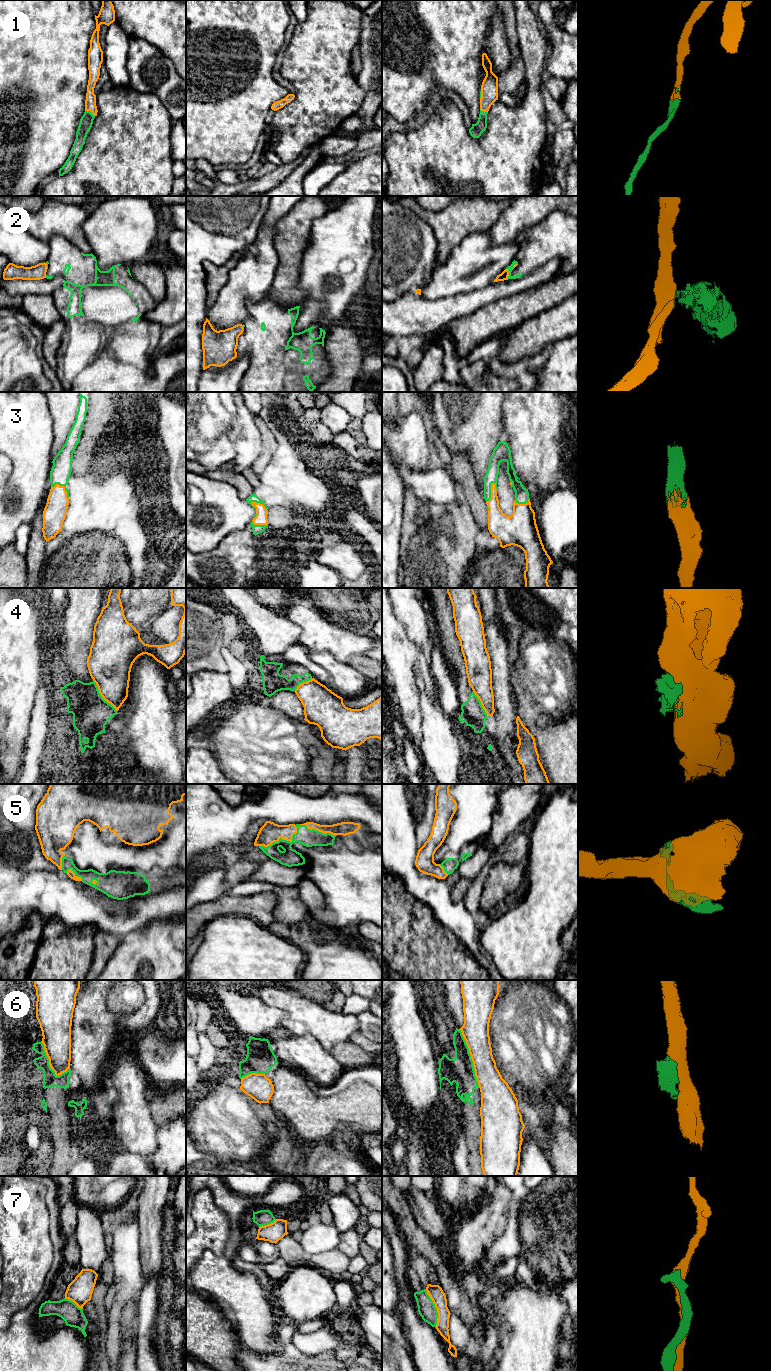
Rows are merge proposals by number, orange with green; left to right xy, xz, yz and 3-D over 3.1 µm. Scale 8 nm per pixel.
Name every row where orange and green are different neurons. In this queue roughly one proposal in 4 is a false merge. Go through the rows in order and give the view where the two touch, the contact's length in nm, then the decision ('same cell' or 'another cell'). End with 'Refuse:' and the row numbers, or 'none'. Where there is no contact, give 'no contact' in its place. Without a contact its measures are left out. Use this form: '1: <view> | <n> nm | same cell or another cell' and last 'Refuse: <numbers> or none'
1: xy | 90 nm | same cell
2: yz | 90 nm | another cell
3: yz | 180 nm | same cell
4: xy | 320 nm | another cell
5: xz | 340 nm | same cell
6: yz | 500 nm | another cell
7: yz | 320 nm | another cell
Refuse: 2, 4, 6, 7

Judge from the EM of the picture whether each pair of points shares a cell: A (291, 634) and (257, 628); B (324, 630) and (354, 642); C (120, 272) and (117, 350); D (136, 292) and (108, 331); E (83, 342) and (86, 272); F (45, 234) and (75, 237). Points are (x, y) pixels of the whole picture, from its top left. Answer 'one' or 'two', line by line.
A: one
B: one
C: one
D: one
E: one
F: one

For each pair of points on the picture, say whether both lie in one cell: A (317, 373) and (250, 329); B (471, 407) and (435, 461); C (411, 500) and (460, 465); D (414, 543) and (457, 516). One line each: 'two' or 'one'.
A: one
B: two
C: two
D: one

